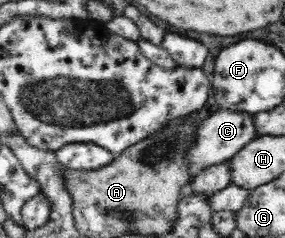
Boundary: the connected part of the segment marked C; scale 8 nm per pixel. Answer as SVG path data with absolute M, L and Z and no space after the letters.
M229 109L216 111L212 117L208 117L198 128L195 142L189 149L188 164L190 164L190 173L195 176L203 169L227 160L231 161L238 151L257 137L257 129L252 113L247 111L230 111Z

